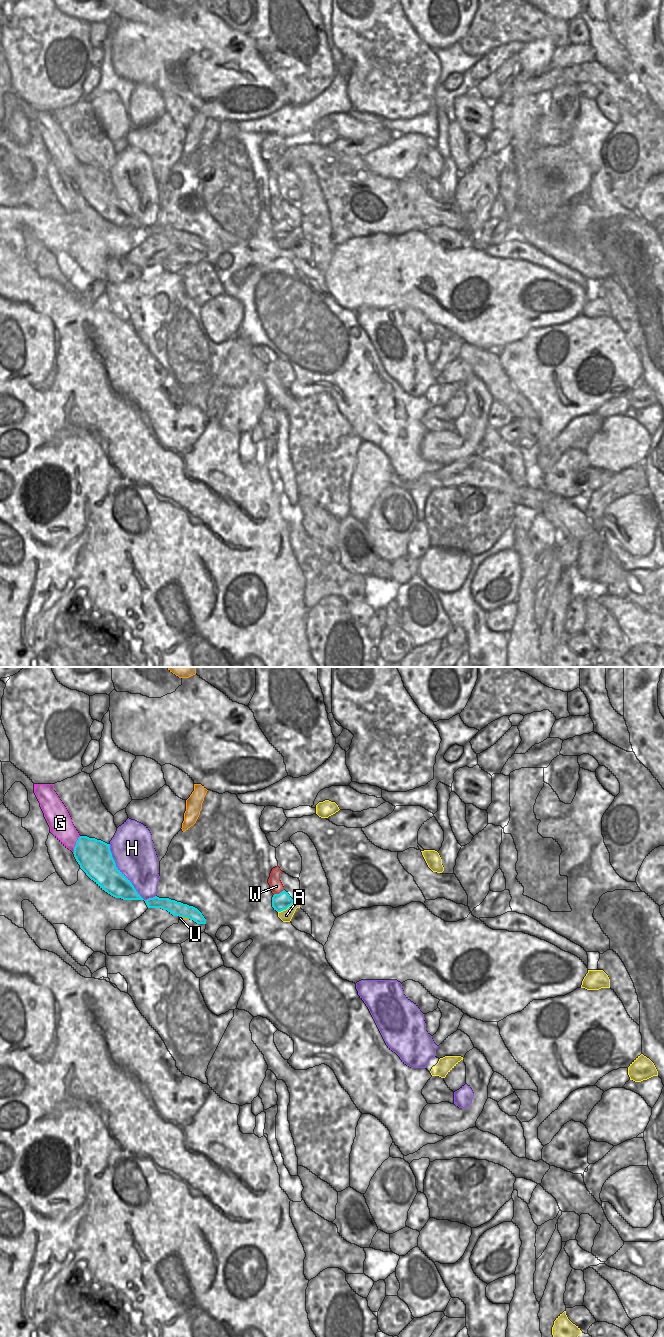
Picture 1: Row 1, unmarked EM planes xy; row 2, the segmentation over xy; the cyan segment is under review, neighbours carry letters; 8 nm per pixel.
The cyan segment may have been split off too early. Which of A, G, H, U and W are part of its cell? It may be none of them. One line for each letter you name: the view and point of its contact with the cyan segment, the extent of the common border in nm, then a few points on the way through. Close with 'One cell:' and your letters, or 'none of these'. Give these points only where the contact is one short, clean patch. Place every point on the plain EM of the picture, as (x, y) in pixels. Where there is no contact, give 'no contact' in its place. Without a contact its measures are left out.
One cell: none of these

